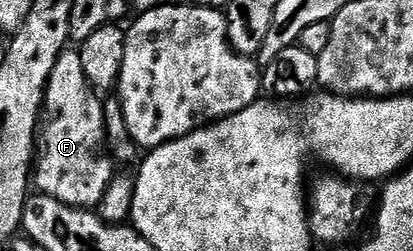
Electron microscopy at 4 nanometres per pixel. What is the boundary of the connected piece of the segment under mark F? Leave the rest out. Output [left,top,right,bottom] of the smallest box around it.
[34,47,114,209]

